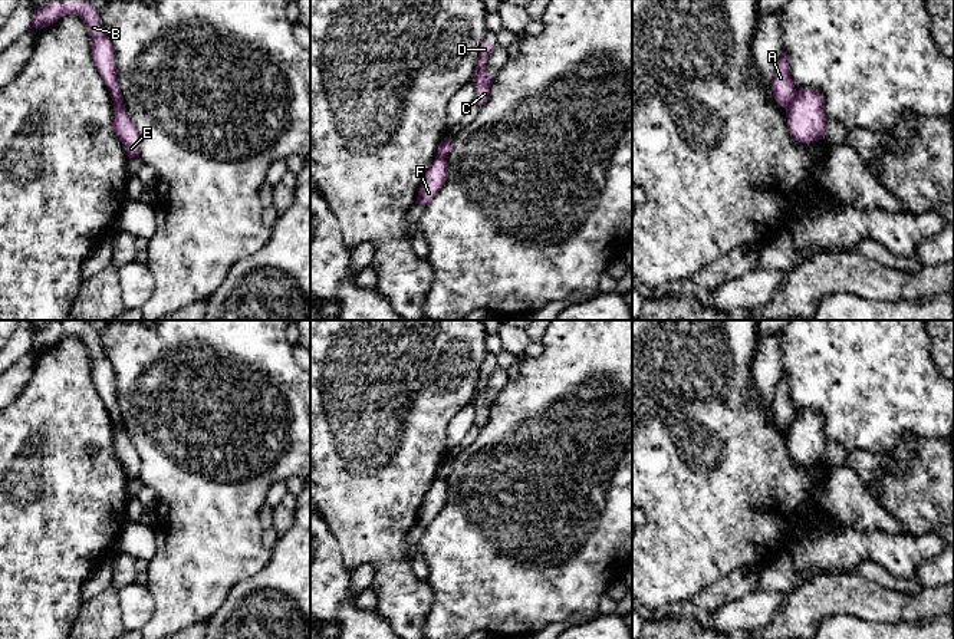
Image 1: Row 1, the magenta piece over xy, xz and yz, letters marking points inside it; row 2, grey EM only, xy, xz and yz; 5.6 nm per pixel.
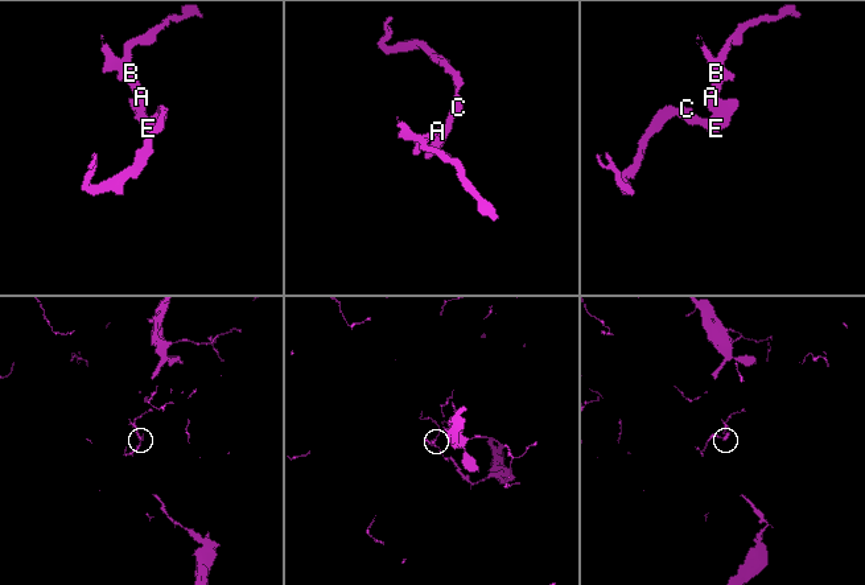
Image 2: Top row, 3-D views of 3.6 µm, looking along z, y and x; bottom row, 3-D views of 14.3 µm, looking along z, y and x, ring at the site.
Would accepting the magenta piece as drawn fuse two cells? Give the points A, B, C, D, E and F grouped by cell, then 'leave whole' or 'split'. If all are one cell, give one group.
A B / C D E F; split

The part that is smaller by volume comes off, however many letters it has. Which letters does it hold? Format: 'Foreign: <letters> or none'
Foreign: C, D, E, F

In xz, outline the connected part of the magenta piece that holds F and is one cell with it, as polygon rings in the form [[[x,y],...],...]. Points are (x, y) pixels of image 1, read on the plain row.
[[[435,478],[434,484],[427,491],[422,505],[418,513],[415,526],[428,527],[431,521],[438,516],[440,510],[448,500],[448,484],[445,480]]]

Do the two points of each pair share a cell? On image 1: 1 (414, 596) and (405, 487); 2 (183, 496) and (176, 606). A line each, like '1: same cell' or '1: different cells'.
1: same cell
2: same cell

